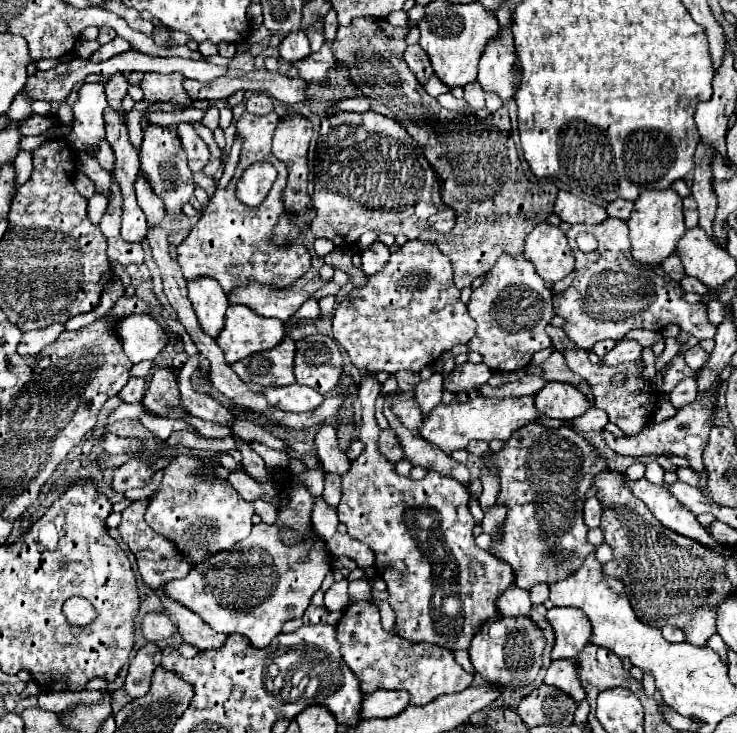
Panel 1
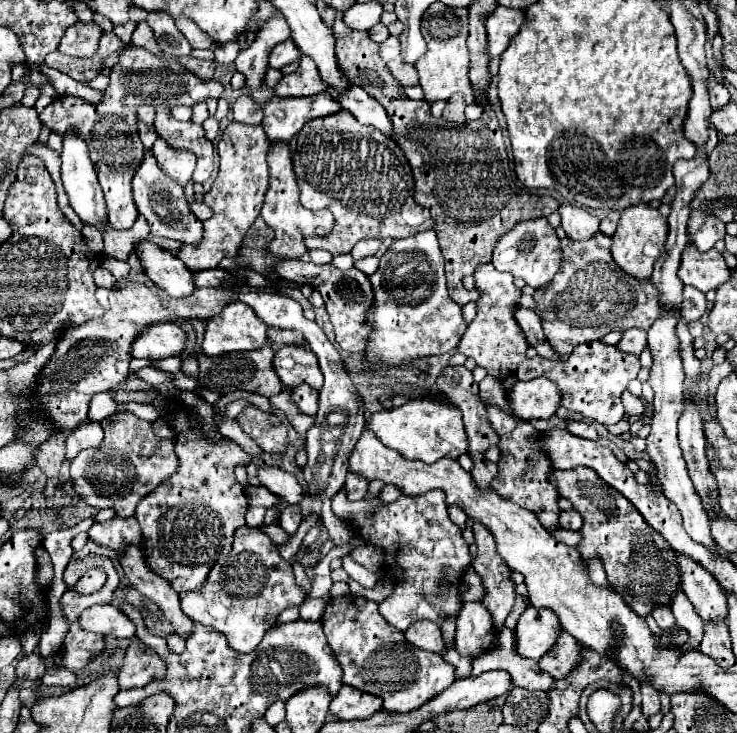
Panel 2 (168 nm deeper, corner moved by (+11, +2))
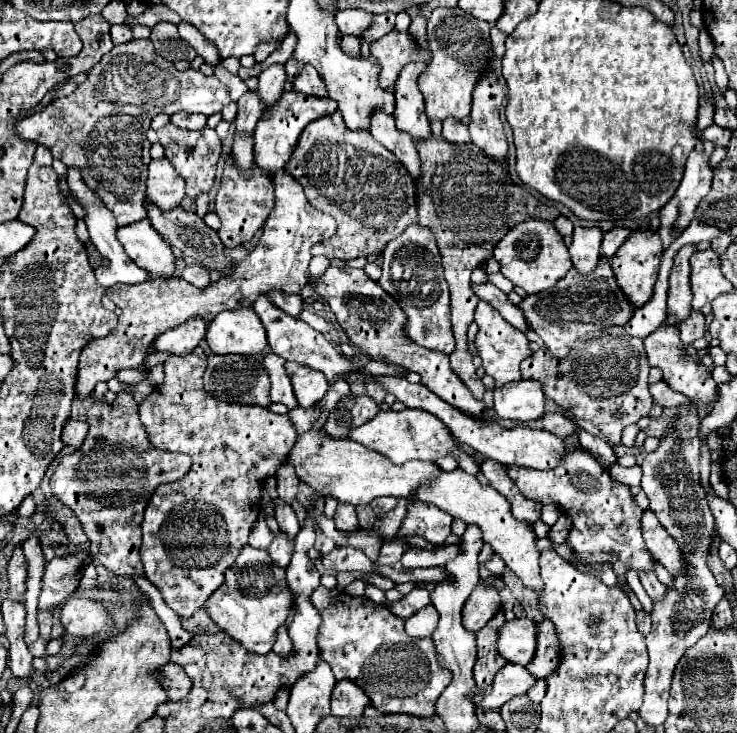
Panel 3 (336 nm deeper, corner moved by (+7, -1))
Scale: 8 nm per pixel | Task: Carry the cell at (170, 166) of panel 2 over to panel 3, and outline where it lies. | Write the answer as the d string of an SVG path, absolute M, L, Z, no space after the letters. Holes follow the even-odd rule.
M165 158L151 160L147 178L147 200L159 210L173 210L185 196L185 182Z

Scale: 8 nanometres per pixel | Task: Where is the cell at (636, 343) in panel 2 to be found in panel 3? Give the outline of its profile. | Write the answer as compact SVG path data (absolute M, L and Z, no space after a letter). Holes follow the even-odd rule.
M659 326L653 334L645 338L645 350L651 366L657 366L663 370L663 380L677 392L689 396L695 404L709 408L711 402L719 398L719 386L713 380L713 376L699 366L699 362L693 360L693 356L683 348L681 338L679 338L679 328L677 326Z

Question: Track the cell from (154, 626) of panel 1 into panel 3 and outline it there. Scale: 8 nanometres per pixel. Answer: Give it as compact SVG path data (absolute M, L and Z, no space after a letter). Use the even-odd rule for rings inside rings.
M69 598L61 608L61 624L75 638L103 634L111 630L111 618L101 602Z

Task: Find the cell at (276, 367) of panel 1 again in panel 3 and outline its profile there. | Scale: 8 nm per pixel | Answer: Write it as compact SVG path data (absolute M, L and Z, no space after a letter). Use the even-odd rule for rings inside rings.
M211 354L207 360L207 370L203 374L203 384L205 390L223 402L241 402L241 404L257 404L257 406L269 406L269 376L265 374L261 362L253 356L239 356L239 354L229 354L229 356L217 356Z

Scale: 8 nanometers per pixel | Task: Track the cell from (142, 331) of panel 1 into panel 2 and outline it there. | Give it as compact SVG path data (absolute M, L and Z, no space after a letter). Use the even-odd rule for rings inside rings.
M155 323L145 327L141 335L133 341L131 357L143 359L165 359L165 357L179 357L183 353L185 331L175 323Z

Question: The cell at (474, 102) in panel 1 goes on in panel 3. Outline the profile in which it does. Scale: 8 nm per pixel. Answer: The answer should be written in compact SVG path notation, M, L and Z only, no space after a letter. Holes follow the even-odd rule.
M457 118L443 120L443 138L451 144L469 144L471 142L467 126Z

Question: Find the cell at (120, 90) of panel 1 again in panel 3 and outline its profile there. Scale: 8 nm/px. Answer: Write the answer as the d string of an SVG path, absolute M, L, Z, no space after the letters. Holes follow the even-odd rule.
M119 24L119 26L111 26L111 38L115 44L125 44L125 42L133 40L133 34L127 24Z

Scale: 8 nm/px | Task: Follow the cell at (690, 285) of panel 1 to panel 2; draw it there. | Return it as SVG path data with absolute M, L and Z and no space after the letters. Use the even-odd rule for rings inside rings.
M683 287L683 303L681 303L681 315L687 323L703 317L707 309L707 299L705 293L693 289L693 287Z

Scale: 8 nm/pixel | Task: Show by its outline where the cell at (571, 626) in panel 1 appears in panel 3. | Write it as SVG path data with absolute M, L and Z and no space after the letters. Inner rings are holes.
M515 618L501 626L497 638L497 652L511 664L527 666L535 654L537 632L529 618Z

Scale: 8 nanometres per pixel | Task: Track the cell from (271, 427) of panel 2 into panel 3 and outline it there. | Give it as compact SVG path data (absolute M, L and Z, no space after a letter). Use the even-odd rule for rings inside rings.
M281 466L279 472L277 472L277 492L279 492L279 498L285 502L285 504L293 504L295 496L297 496L297 486L299 486L299 478L293 470L293 466Z

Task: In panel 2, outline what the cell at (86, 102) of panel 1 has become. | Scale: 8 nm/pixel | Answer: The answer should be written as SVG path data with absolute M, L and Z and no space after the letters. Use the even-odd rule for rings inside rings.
M69 131L69 135L63 135L61 159L63 159L61 179L63 179L63 187L67 191L71 207L77 211L77 215L81 217L83 223L91 223L95 227L101 227L101 223L107 219L105 199L103 199L101 185L97 181L97 173L95 173L93 163L89 159L89 147L87 147L85 139L81 139L81 135L77 135L77 131Z

